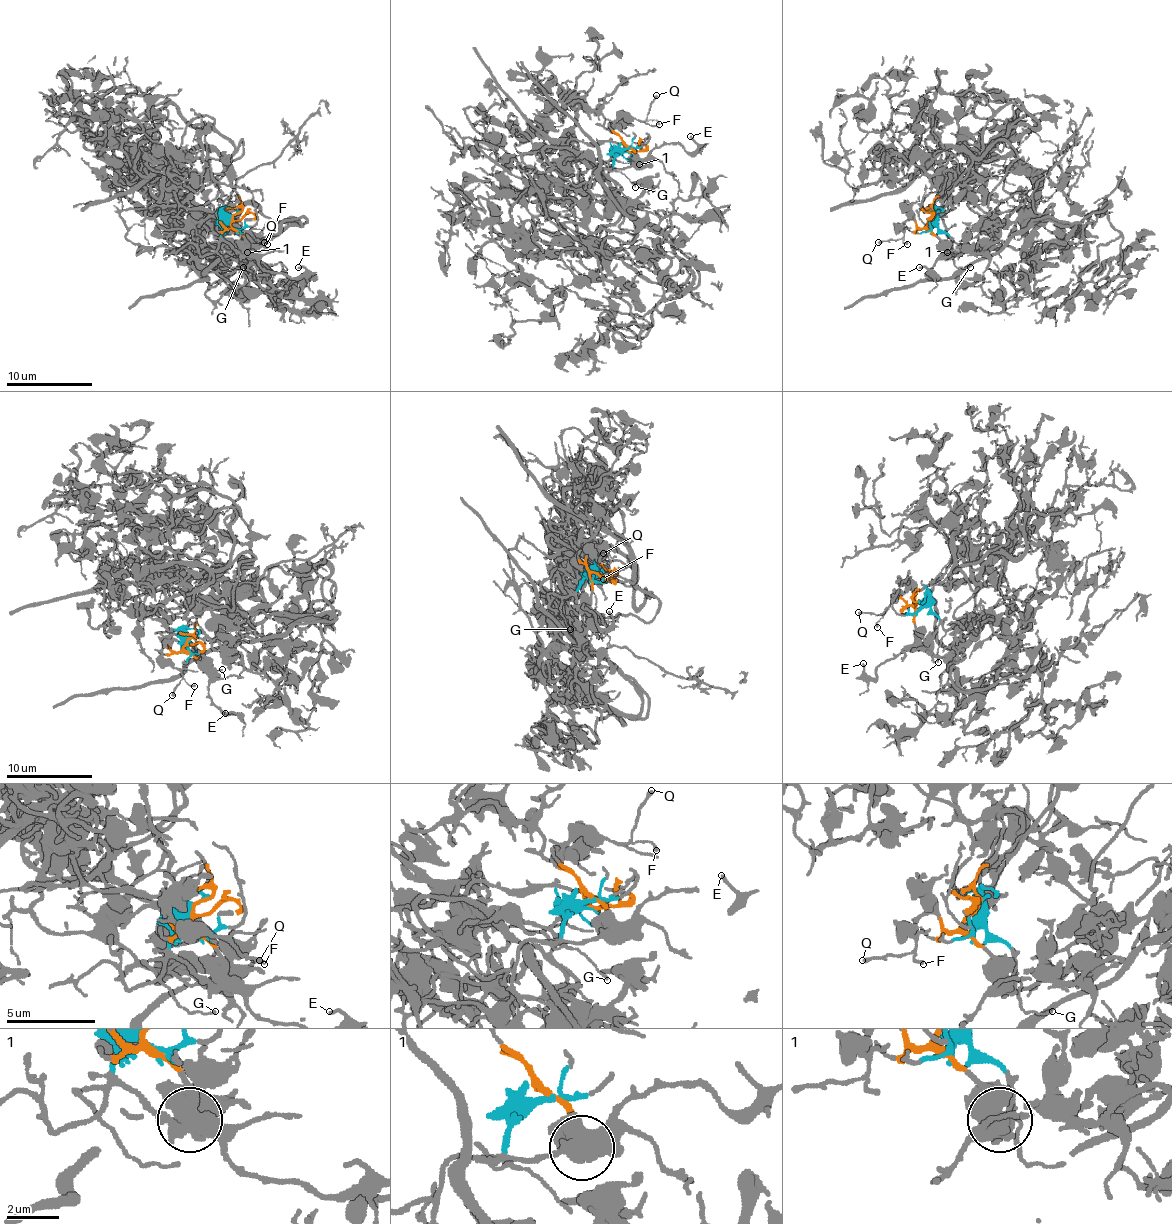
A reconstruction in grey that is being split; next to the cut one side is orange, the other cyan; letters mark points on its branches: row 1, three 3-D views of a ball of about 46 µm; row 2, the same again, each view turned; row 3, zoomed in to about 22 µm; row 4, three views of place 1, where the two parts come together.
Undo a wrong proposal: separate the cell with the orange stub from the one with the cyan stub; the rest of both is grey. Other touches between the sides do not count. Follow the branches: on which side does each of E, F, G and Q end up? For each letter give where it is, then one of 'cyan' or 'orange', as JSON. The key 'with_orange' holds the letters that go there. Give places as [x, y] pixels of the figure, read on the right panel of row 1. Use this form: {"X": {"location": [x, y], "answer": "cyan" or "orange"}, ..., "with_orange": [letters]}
{"E": {"location": [919, 267], "answer": "cyan"}, "F": {"location": [907, 244], "answer": "orange"}, "G": {"location": [970, 267], "answer": "cyan"}, "Q": {"location": [878, 242], "answer": "orange"}, "with_orange": ["F", "Q"]}

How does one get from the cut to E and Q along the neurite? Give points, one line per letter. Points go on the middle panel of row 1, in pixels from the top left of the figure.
E: (625, 150), (614, 155), (614, 166), (640, 163), (663, 144), (679, 144), (691, 153), (698, 144), (689, 135)
Q: (625, 150), (620, 137), (614, 131), (614, 122), (622, 116), (644, 120), (650, 101), (657, 94)

